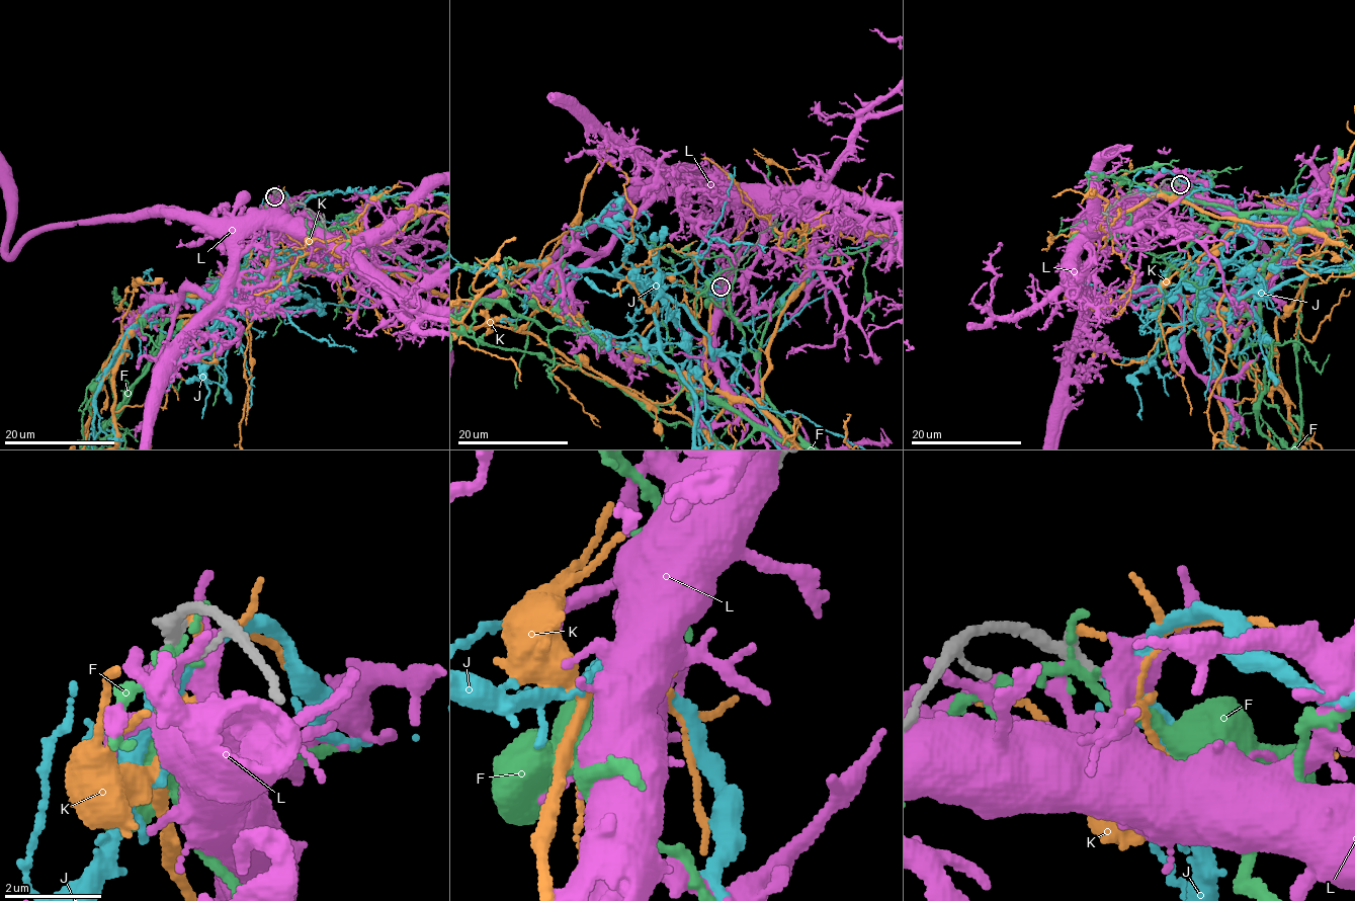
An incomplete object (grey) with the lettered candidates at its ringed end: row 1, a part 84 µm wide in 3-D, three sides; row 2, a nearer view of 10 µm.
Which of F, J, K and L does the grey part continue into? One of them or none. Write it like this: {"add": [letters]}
{"add": ["J"]}

